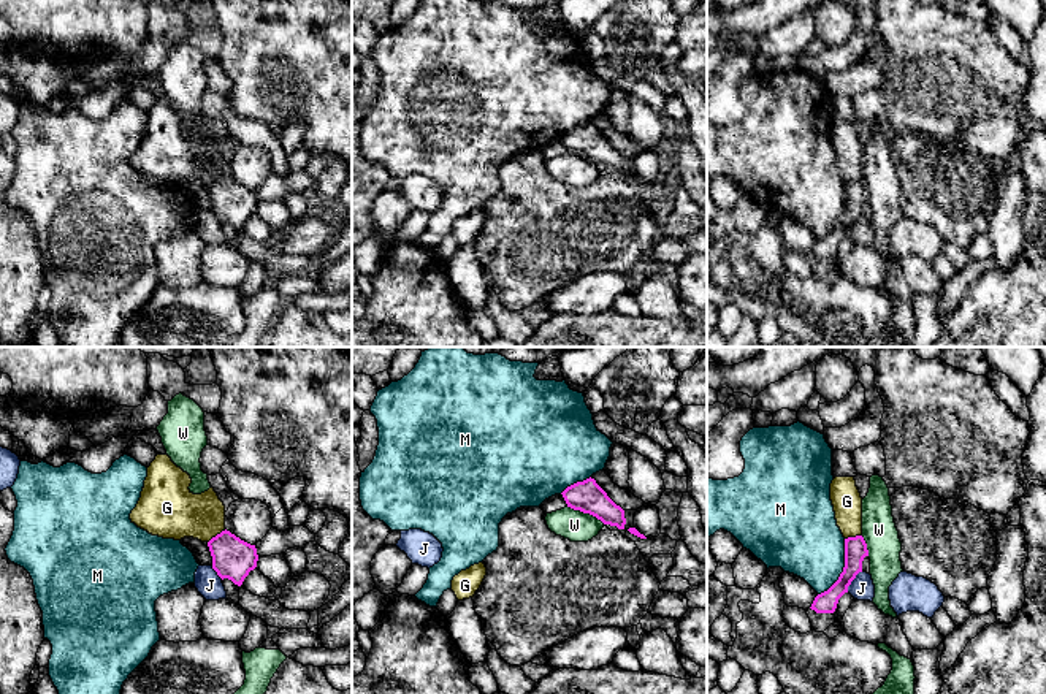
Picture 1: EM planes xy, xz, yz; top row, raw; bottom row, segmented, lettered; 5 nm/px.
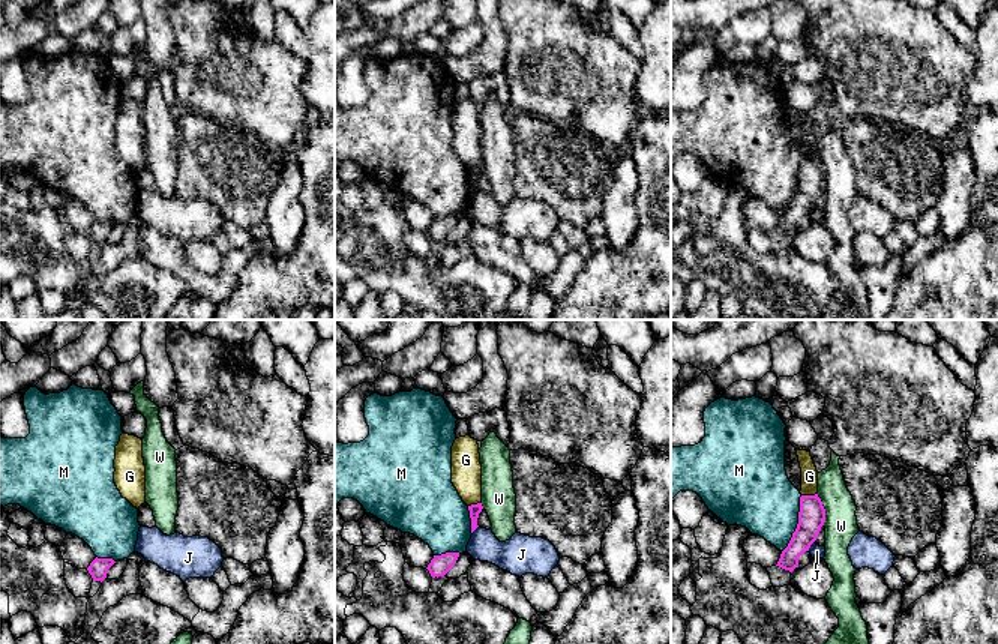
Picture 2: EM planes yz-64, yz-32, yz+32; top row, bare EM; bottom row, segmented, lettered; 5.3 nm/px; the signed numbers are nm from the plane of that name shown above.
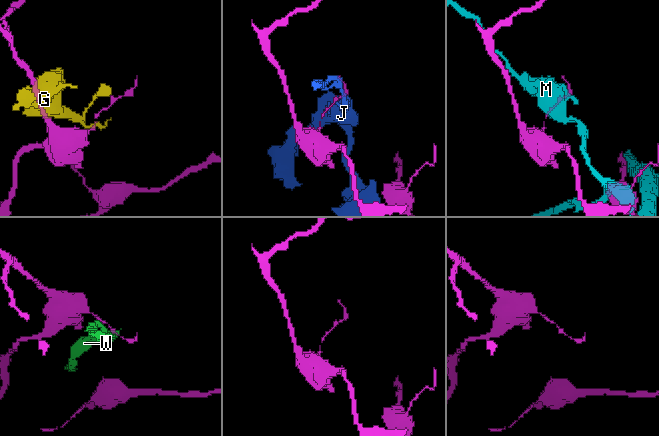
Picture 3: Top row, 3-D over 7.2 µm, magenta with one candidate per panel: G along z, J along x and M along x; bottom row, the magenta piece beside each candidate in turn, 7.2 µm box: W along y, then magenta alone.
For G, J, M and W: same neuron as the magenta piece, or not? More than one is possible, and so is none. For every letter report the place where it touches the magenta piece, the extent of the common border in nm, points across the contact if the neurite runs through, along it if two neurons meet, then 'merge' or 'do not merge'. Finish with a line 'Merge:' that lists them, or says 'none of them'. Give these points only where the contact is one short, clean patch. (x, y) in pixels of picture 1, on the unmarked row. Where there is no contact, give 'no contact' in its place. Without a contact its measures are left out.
G: xy (217, 179) | 120 nm | along xy (225, 175), (208, 187) | do not merge
J: yz (853, 224) | 140 nm | along yz (862, 216), (847, 236) | do not merge
M: yz (843, 214) | 320 nm | do not merge
W: xz (587, 157) | 220 nm | do not merge
Merge: none of them

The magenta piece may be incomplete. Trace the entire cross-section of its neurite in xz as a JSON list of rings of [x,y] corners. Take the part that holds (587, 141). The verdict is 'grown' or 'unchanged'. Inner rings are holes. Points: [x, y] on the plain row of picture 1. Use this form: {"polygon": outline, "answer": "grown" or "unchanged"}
{"polygon": [[[586,124],[567,132],[563,138],[567,152],[590,158],[604,170],[624,174],[624,155],[617,151],[594,124]]], "answer": "unchanged"}

